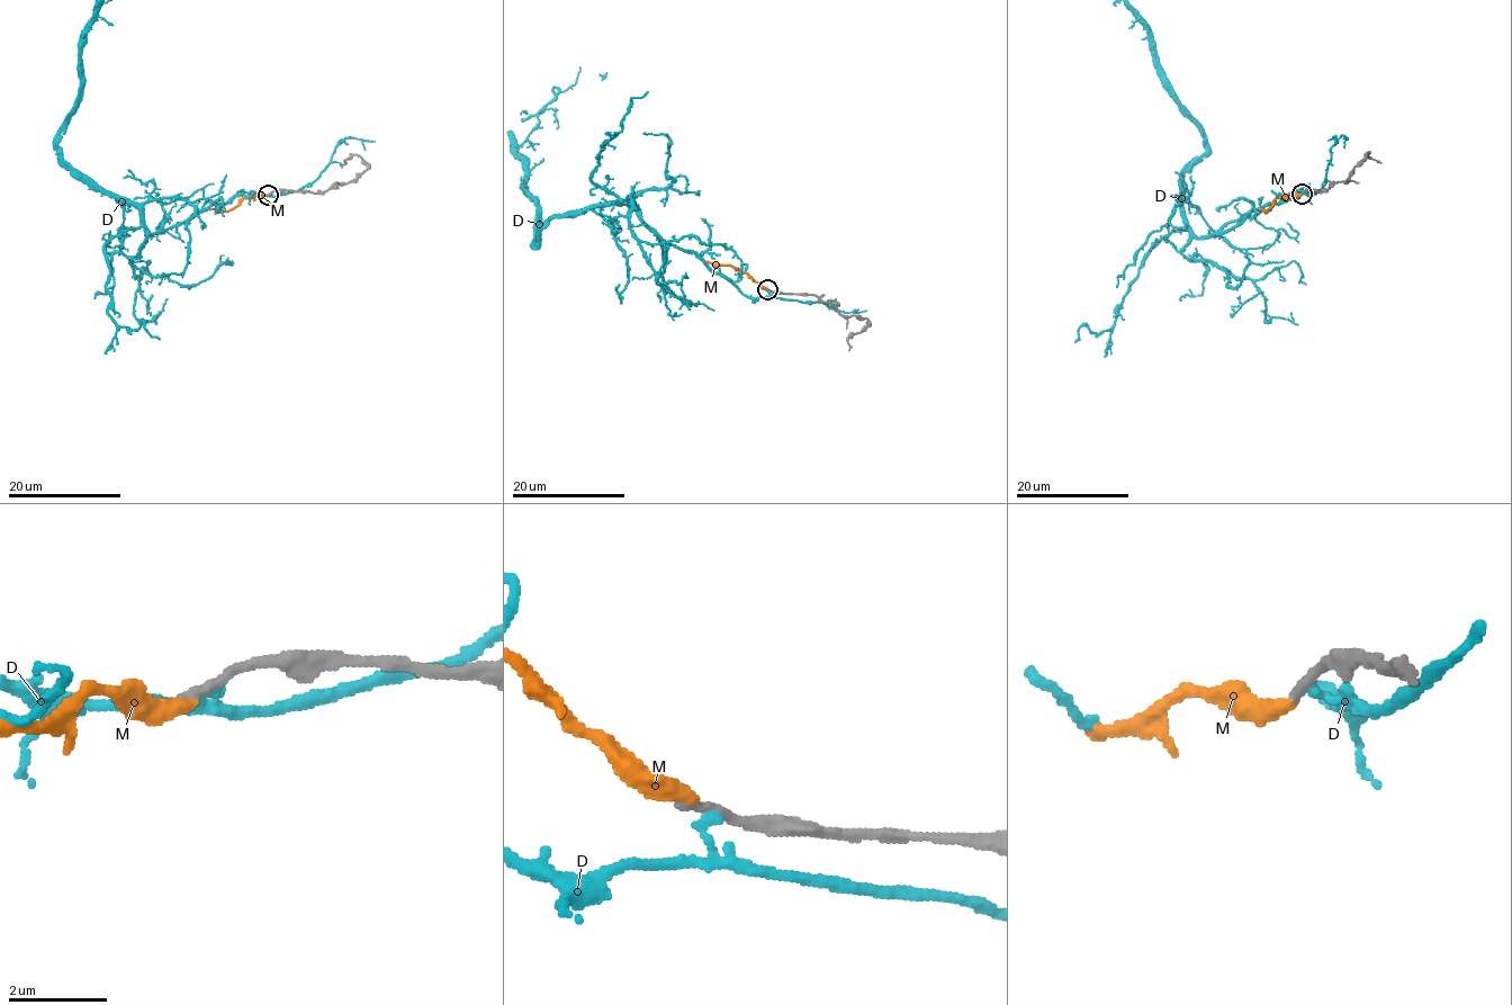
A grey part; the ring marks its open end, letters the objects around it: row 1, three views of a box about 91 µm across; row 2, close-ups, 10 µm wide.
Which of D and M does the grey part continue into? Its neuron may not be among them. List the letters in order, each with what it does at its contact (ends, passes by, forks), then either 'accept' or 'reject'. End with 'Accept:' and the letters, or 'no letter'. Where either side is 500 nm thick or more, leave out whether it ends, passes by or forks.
D: it ends there; reject
M: it ends there; accept
Accept: M

